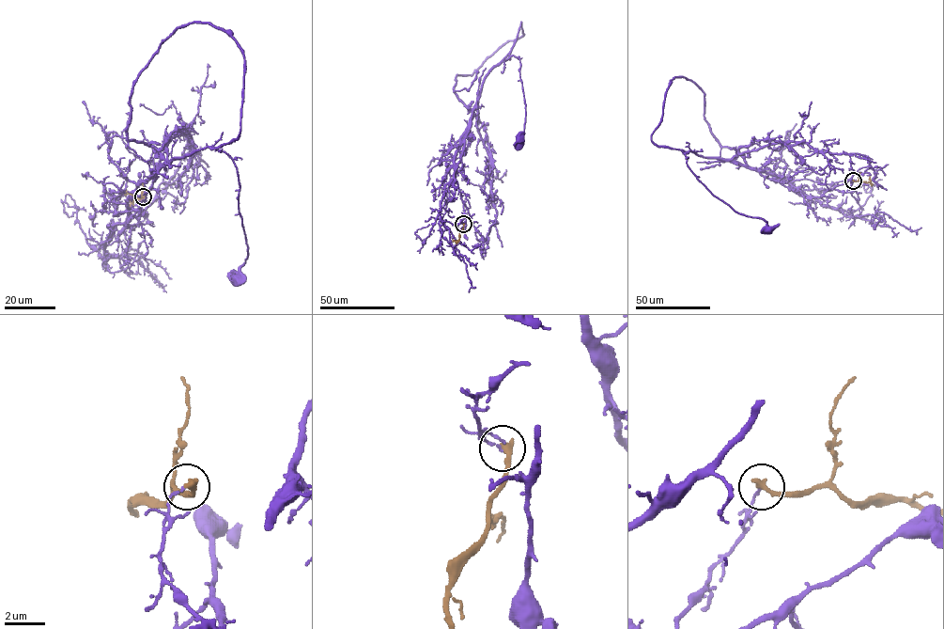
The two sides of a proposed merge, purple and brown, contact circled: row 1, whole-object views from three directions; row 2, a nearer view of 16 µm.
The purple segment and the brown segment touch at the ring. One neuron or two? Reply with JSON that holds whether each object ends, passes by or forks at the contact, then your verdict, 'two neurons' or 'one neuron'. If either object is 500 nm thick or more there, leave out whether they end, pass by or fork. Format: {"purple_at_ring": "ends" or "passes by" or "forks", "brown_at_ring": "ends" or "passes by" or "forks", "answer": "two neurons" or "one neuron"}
{"purple_at_ring": "ends", "brown_at_ring": "ends", "answer": "two neurons"}

